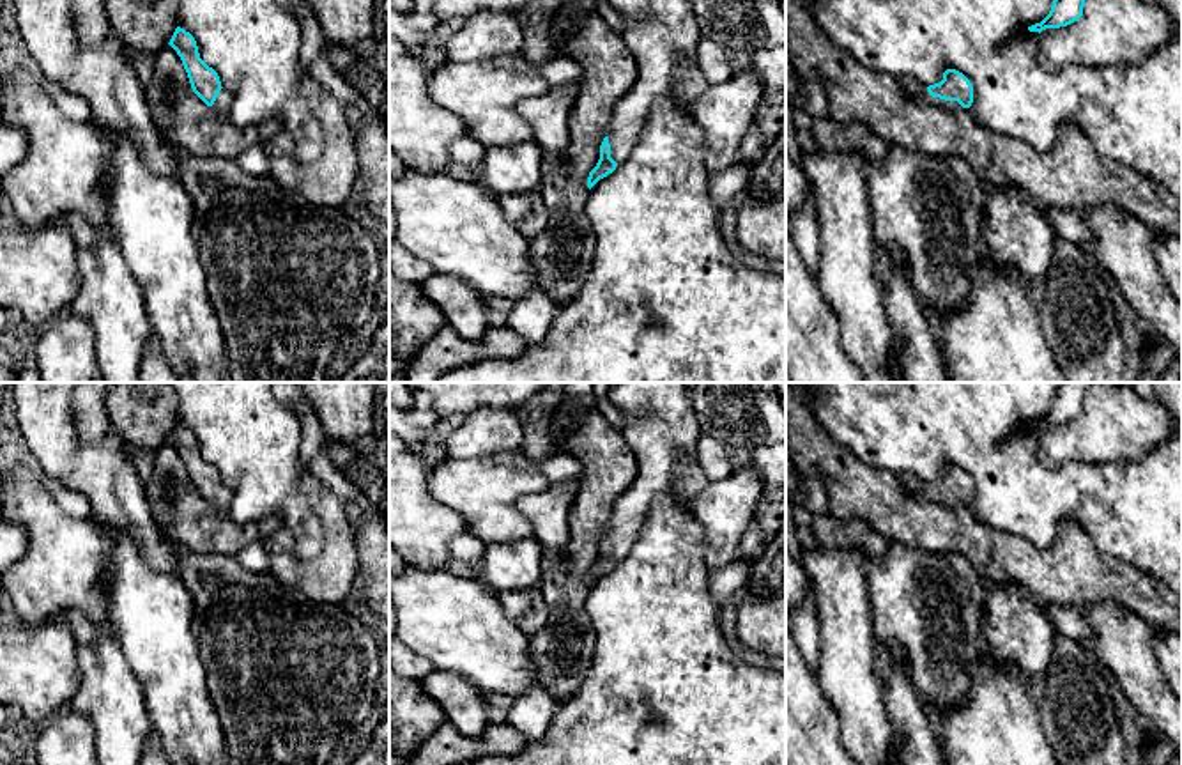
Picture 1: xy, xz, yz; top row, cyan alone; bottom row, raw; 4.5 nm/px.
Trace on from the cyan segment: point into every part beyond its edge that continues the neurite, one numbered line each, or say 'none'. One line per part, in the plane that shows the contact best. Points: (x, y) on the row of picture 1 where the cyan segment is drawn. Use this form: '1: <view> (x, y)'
1: yz (912, 87)

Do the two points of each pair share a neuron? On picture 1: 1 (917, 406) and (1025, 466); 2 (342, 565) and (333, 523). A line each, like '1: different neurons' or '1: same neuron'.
1: same neuron
2: same neuron

